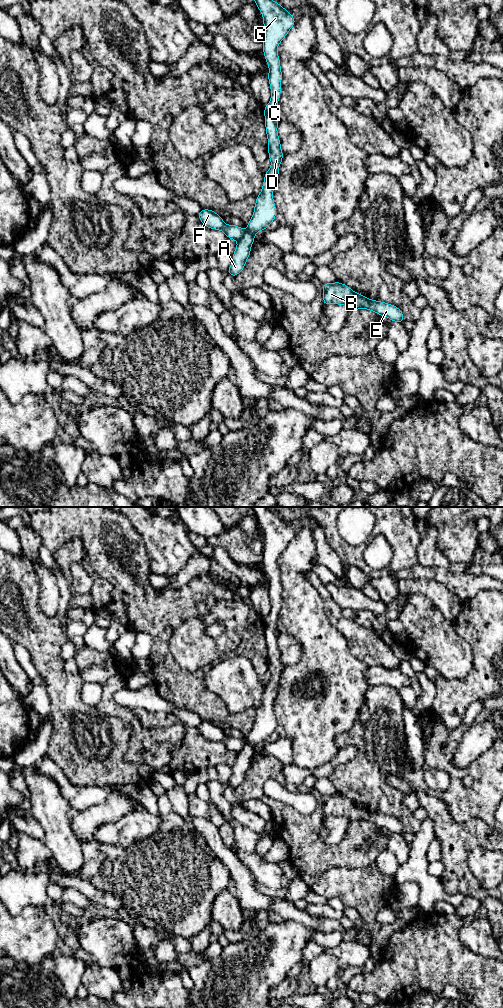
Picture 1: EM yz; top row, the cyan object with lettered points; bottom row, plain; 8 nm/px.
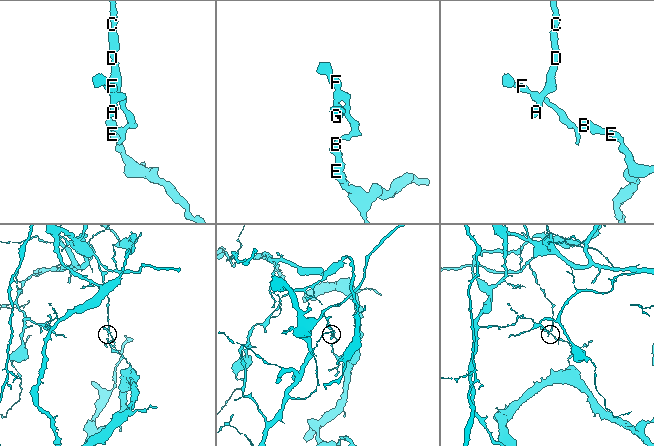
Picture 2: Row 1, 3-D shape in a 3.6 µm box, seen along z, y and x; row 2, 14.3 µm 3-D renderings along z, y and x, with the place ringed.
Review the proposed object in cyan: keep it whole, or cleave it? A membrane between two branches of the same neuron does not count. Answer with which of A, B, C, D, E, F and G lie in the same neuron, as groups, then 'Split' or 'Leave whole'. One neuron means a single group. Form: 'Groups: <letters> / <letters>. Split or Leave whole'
Groups: A C D G / B E F. Split

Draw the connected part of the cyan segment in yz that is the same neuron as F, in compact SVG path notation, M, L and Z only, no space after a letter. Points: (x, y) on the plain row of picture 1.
M202 721L197 728L204 738L210 741L223 743L228 751L240 753L243 749L244 743L241 739L236 737L226 737L221 728L213 722Z

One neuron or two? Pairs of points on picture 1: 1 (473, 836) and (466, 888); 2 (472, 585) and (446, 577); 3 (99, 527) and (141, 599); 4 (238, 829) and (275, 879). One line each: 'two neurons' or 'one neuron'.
1: one neuron
2: one neuron
3: one neuron
4: one neuron

